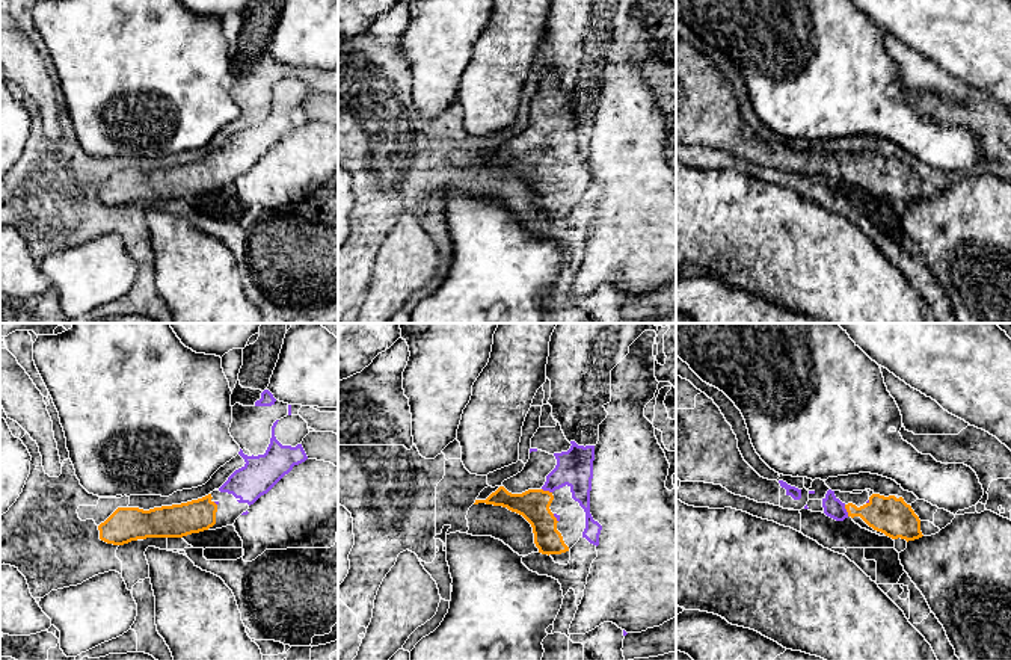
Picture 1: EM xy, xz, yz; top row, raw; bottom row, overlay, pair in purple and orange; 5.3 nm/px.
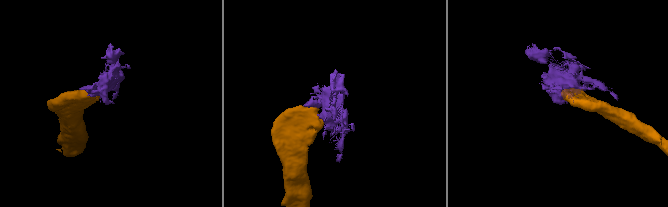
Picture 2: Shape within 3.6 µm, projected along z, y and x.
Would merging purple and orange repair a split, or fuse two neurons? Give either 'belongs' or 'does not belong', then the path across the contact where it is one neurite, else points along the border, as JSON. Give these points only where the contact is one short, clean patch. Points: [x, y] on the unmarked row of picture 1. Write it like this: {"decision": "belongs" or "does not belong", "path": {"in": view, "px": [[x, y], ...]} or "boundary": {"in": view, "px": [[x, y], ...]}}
{"decision": "belongs"}

